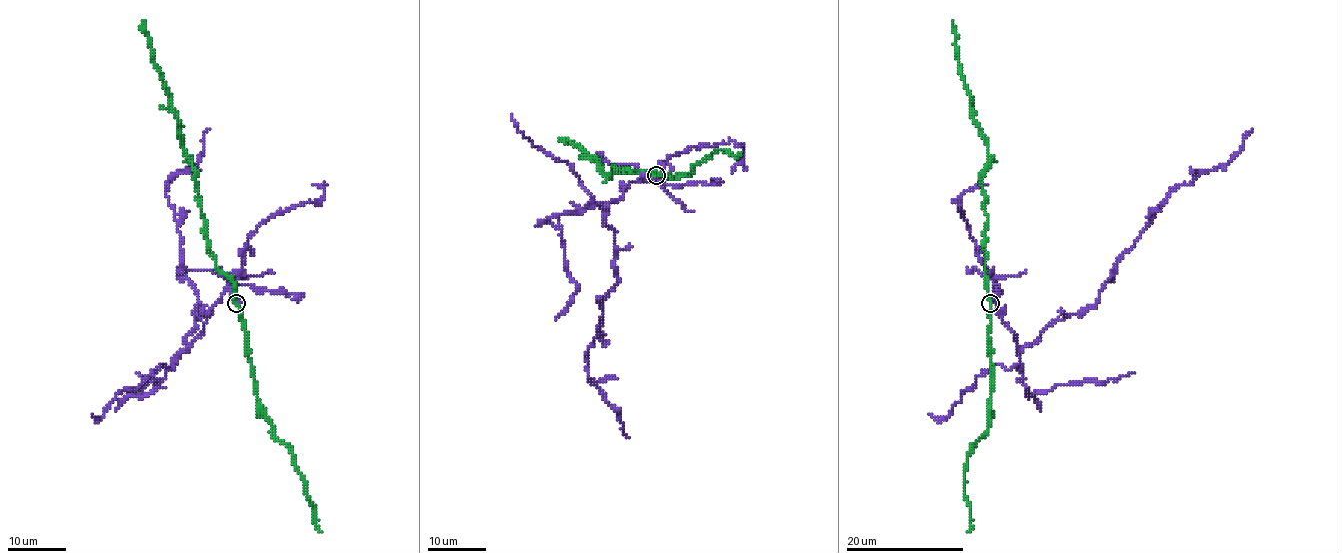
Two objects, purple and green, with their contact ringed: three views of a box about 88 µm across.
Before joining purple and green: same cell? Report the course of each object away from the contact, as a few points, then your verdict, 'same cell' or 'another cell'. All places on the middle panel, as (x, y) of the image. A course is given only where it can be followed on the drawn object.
purple runs (656, 177), (631, 181), (608, 205), (619, 281), (600, 300), (586, 357), (628, 438); green runs (656, 175), (655, 172), (628, 169), (622, 172), (615, 166), (611, 174), (602, 172), (593, 156), (561, 137); another cell

